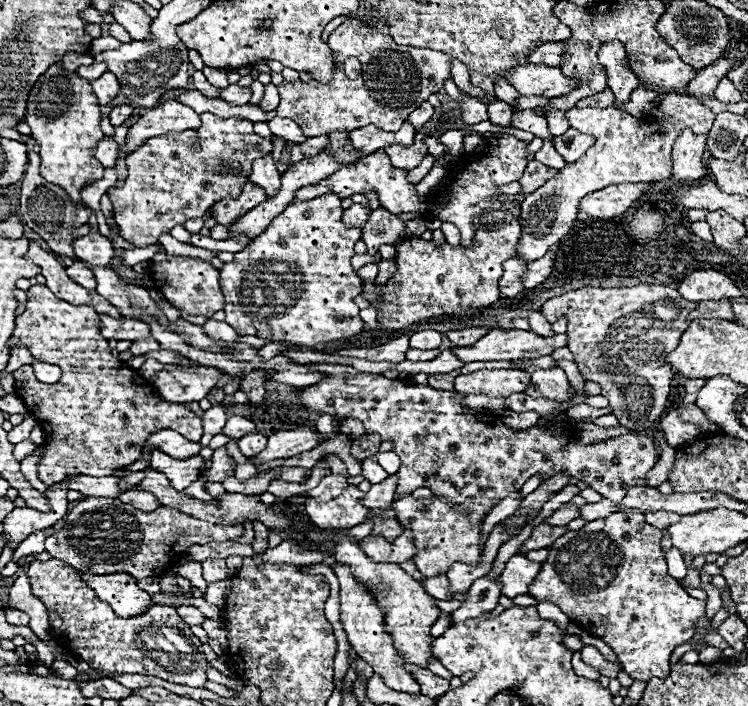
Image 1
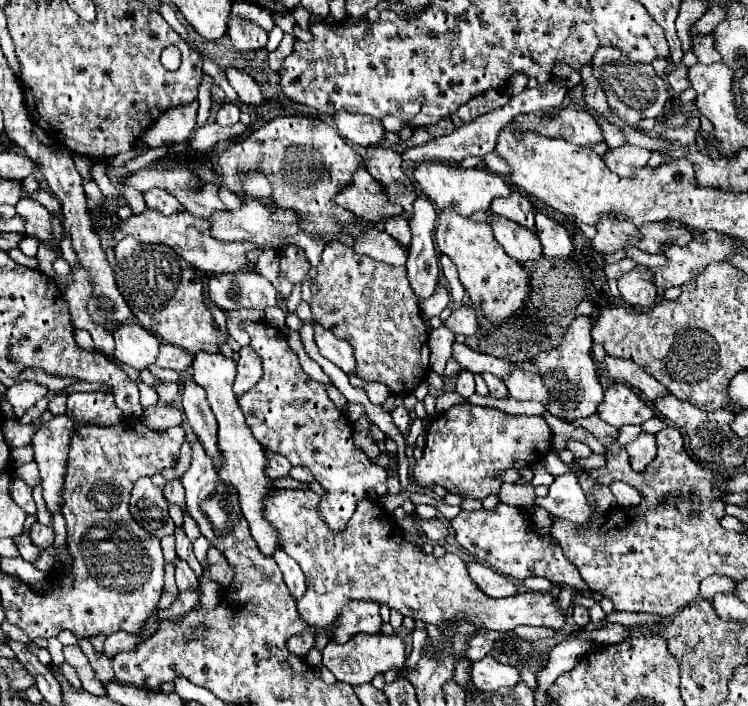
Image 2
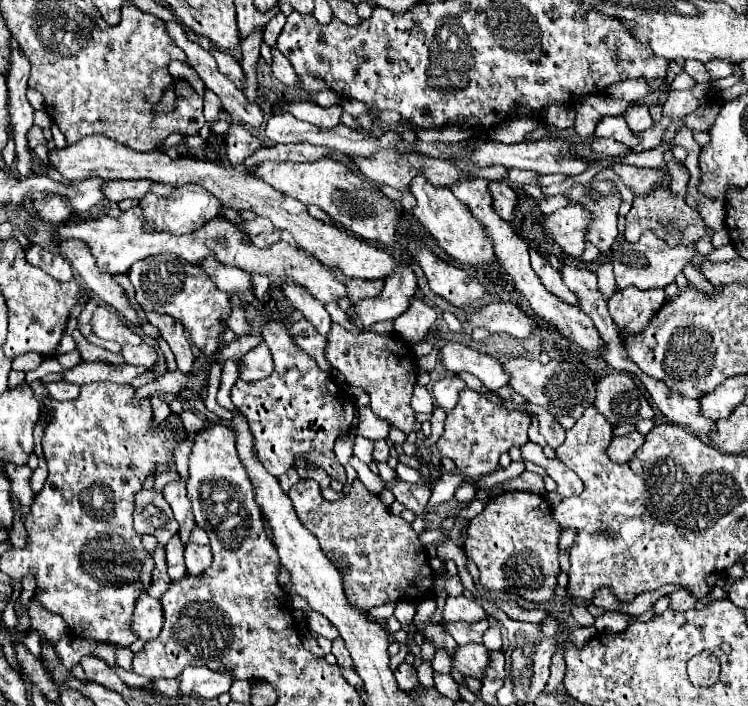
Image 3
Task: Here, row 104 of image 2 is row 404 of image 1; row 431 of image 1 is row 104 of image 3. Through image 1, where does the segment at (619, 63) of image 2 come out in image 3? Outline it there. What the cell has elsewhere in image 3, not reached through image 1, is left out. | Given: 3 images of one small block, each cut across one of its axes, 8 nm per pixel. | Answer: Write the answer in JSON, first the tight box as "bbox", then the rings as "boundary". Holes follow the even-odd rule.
{"bbox":[624,104,652,132],"boundary":[[[630,104],[630,108],[626,110],[624,114],[624,120],[628,122],[628,128],[632,132],[642,132],[642,130],[648,130],[652,128],[652,118],[650,118],[650,112],[648,112],[648,106],[644,104]]]}

